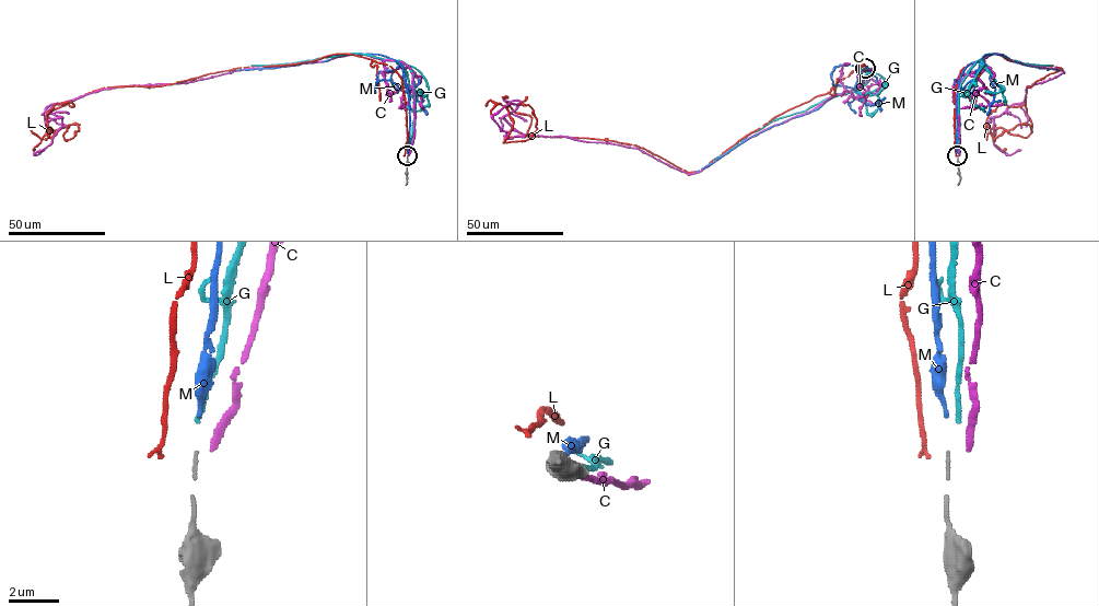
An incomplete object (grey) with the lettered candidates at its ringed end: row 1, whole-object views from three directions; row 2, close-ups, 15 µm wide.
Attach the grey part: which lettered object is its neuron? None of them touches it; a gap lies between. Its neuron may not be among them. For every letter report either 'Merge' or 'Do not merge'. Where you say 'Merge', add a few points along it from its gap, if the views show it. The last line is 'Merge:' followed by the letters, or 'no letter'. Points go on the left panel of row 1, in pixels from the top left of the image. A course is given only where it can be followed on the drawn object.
C: Do not merge
G: Do not merge
L: Do not merge
M: Merge. Its course: (408, 152), (409, 95), (402, 68), (395, 60), (380, 54), (357, 54), (272, 68), (237, 70)
Merge: M

